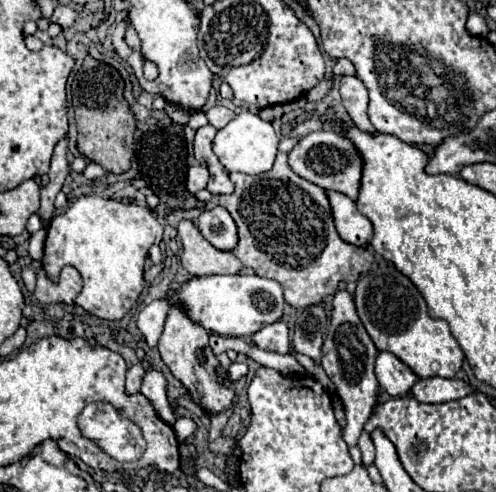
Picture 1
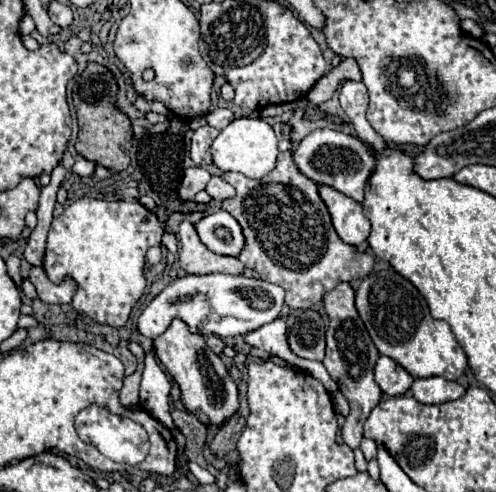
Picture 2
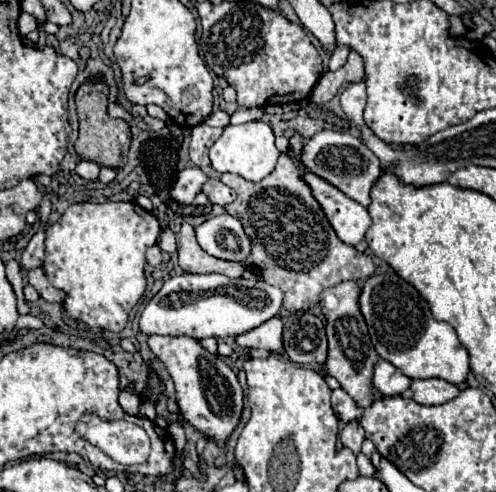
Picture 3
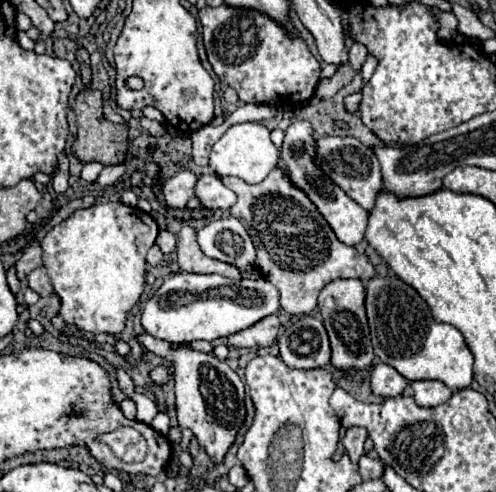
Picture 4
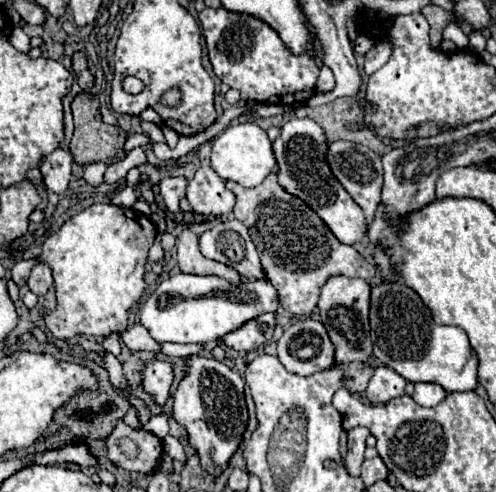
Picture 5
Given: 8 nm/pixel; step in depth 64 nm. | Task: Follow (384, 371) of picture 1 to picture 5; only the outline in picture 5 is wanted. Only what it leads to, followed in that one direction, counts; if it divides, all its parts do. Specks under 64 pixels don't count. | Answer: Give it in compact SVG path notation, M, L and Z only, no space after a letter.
M378 366L374 370L374 376L370 378L370 384L366 388L366 396L372 404L384 404L396 396L404 396L406 380L396 374L388 366Z

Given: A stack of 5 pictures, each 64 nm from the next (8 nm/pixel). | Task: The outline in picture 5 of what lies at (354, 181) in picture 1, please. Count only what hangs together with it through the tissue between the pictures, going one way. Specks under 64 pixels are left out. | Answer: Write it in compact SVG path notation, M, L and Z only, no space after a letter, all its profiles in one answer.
M334 140L334 142L328 142L326 160L328 160L328 166L332 168L332 174L344 186L344 190L352 196L352 200L364 210L366 222L370 224L374 220L376 208L380 204L380 192L382 192L382 162L380 162L380 156L374 154L370 148L366 148L362 144L348 142L348 140Z

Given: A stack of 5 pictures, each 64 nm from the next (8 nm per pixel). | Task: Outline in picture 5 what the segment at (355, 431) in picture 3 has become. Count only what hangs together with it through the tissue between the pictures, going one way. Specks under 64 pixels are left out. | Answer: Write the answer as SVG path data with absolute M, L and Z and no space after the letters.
M360 428L348 432L348 456L344 460L348 472L352 476L360 476L360 466L364 462L364 448L366 448L366 438L370 432L360 432Z

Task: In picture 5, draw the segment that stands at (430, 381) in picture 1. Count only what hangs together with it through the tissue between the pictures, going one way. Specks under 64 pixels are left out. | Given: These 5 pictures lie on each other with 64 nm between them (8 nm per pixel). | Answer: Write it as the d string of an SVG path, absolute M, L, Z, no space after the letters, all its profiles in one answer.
M416 382L414 384L414 396L412 398L420 406L436 406L446 396L448 396L448 392L440 384L432 384L432 382Z

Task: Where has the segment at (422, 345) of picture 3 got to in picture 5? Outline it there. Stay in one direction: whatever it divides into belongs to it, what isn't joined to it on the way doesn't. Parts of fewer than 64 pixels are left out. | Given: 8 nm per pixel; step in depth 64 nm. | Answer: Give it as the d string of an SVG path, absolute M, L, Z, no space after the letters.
M402 278L394 282L380 282L372 286L370 294L370 336L374 344L374 356L394 372L398 372L408 382L434 382L448 392L466 392L478 386L478 358L470 348L468 336L458 326L440 326L432 320L430 310L420 300L420 296L404 284Z

